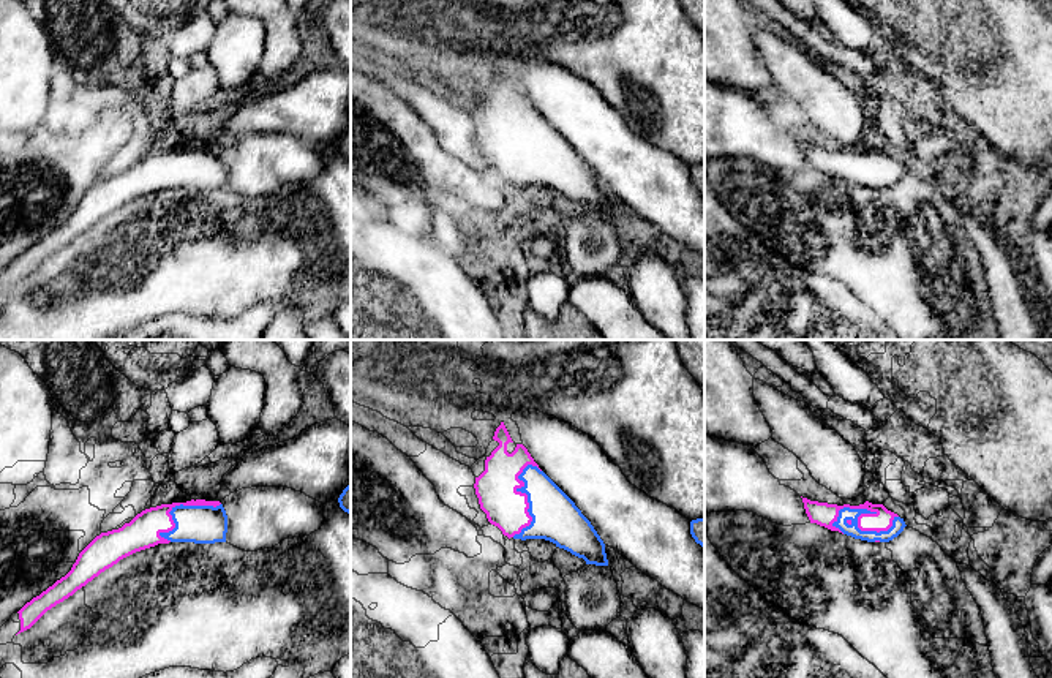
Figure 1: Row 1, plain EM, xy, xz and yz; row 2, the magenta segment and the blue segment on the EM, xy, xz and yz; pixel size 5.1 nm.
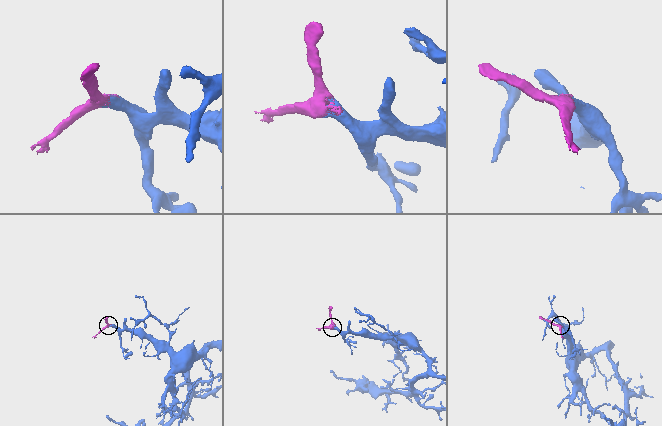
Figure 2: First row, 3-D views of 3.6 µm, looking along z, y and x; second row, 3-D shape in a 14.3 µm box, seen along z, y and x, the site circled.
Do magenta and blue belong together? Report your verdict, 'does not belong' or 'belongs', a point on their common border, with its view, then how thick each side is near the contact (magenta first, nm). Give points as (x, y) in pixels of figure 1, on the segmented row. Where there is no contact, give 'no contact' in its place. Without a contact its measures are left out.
belongs; contact yz (858, 517); calibres 120 and 70 nm

